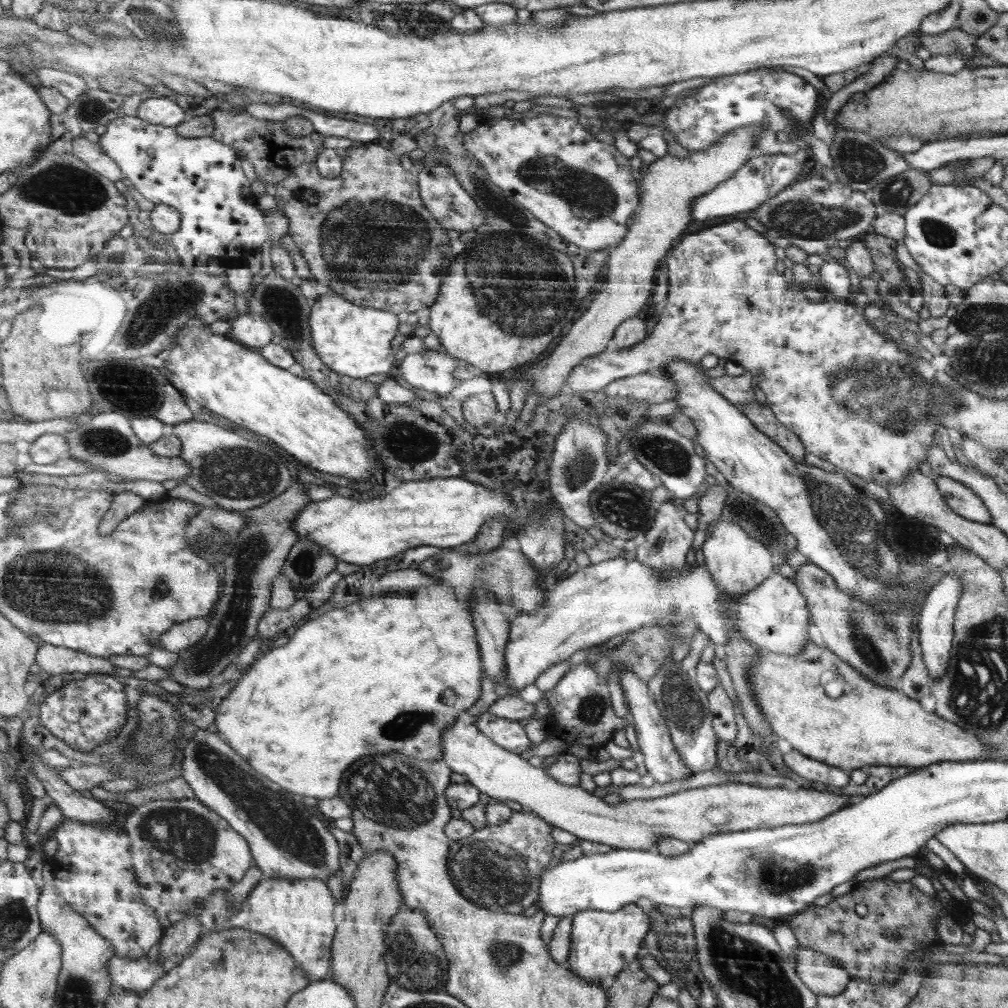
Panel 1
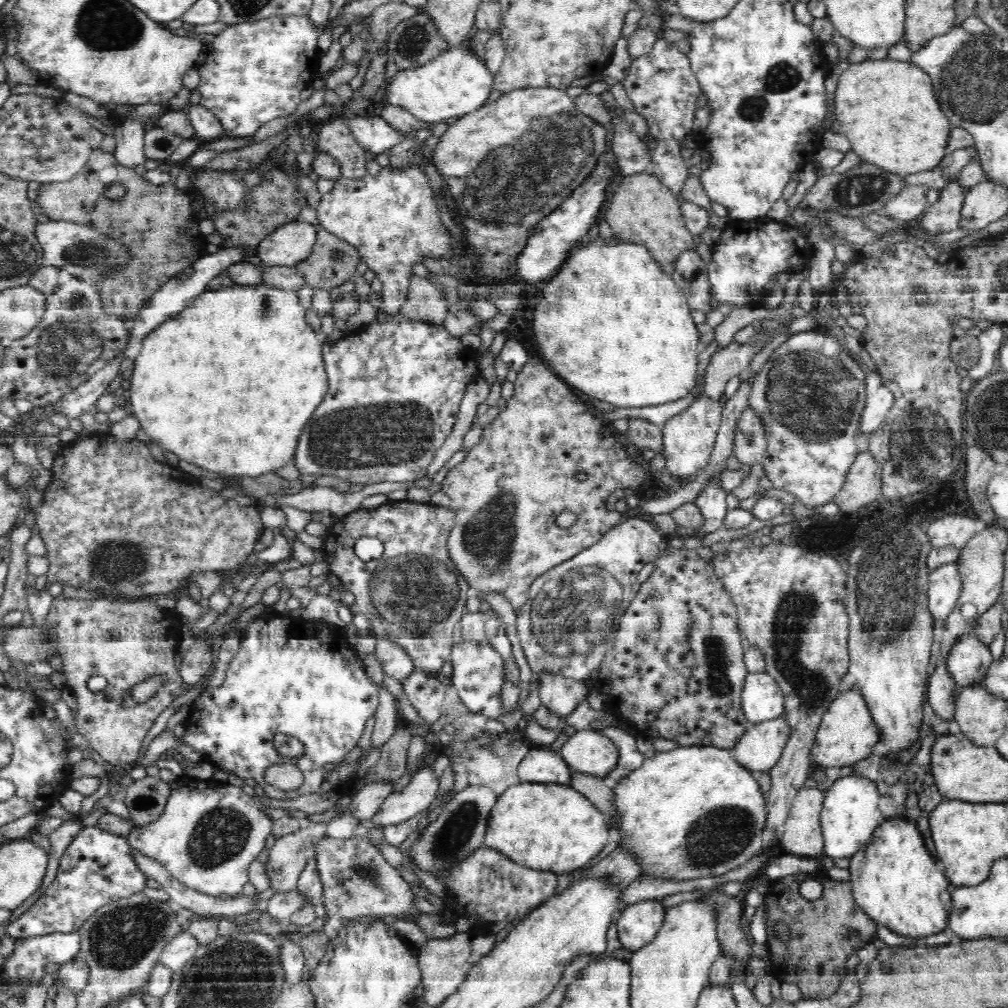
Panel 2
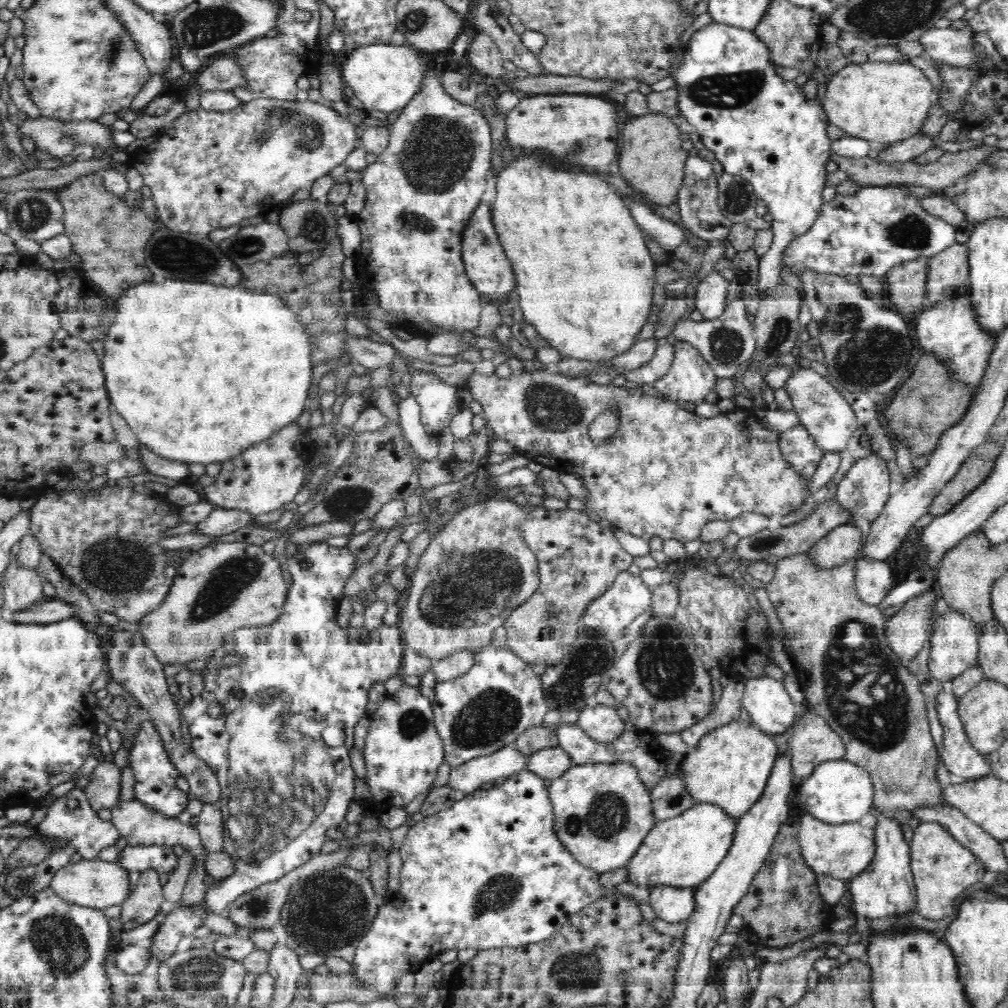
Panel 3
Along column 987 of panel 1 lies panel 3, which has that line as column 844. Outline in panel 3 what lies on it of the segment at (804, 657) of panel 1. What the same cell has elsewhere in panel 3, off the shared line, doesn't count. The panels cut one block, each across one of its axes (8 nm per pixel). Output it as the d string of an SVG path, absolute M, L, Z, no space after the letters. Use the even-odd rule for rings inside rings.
M804 705L800 721L788 741L792 775L801 781L824 762L845 757L845 743L827 721Z

